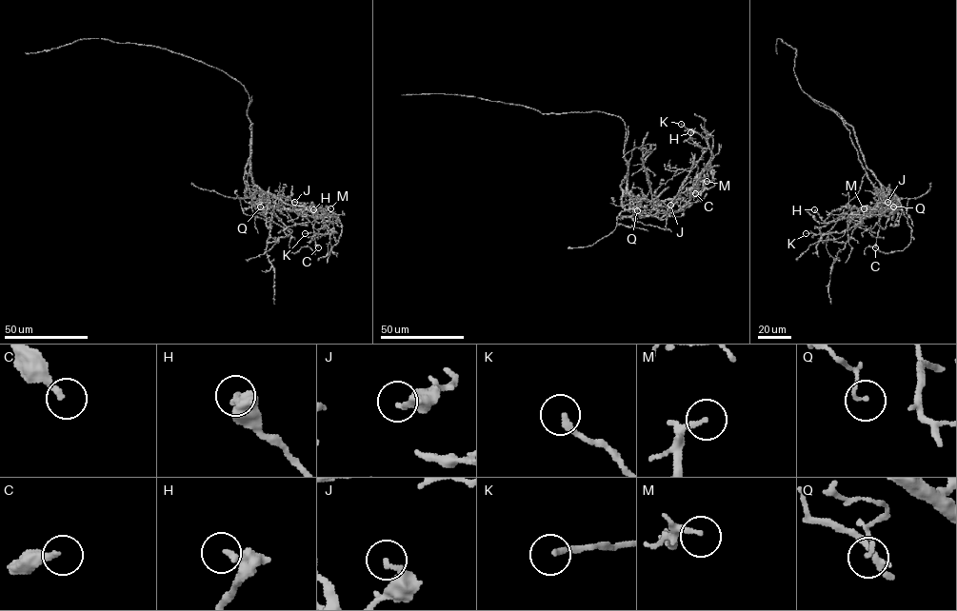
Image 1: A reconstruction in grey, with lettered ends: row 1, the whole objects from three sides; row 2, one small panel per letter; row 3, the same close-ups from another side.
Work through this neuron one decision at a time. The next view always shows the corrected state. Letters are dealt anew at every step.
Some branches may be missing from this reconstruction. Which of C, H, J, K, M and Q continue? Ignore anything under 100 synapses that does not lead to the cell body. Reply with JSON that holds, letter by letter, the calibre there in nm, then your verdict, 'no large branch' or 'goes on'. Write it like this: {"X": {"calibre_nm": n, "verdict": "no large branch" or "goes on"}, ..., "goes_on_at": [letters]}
{"C": {"calibre_nm": 220, "verdict": "no large branch"}, "H": {"calibre_nm": 240, "verdict": "no large branch"}, "J": {"calibre_nm": 220, "verdict": "no large branch"}, "K": {"calibre_nm": 220, "verdict": "no large branch"}, "M": {"calibre_nm": 180, "verdict": "no large branch"}, "Q": {"calibre_nm": 130, "verdict": "no large branch"}, "goes_on_at": []}

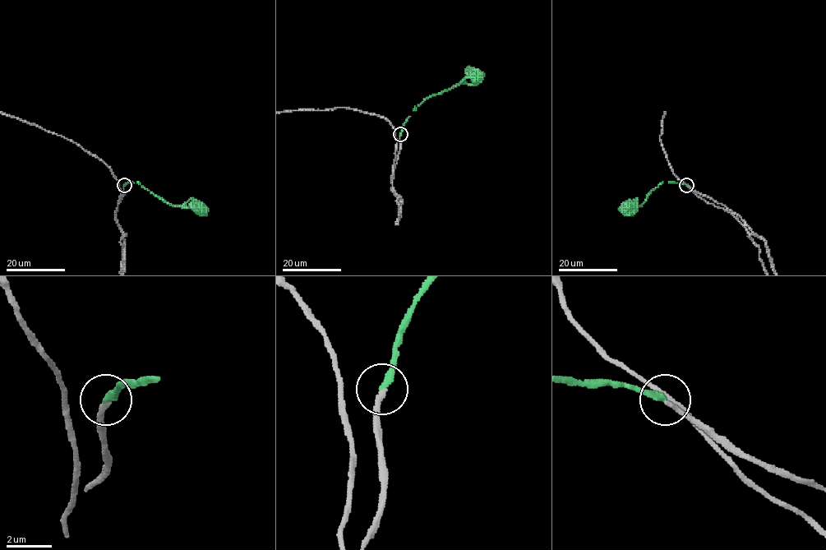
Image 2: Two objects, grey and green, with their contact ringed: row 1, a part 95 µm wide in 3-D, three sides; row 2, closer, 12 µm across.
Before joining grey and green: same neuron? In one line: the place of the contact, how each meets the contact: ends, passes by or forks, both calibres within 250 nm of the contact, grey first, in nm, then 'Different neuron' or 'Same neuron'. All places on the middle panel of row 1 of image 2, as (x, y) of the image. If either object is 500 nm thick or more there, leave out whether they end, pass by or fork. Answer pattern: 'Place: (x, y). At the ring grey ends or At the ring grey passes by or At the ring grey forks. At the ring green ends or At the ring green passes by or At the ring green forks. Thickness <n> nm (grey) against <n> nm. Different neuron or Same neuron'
Place: (400, 134). At the ring grey ends. At the ring green ends. Thickness 200 nm (grey) against 260 nm. Same neuron

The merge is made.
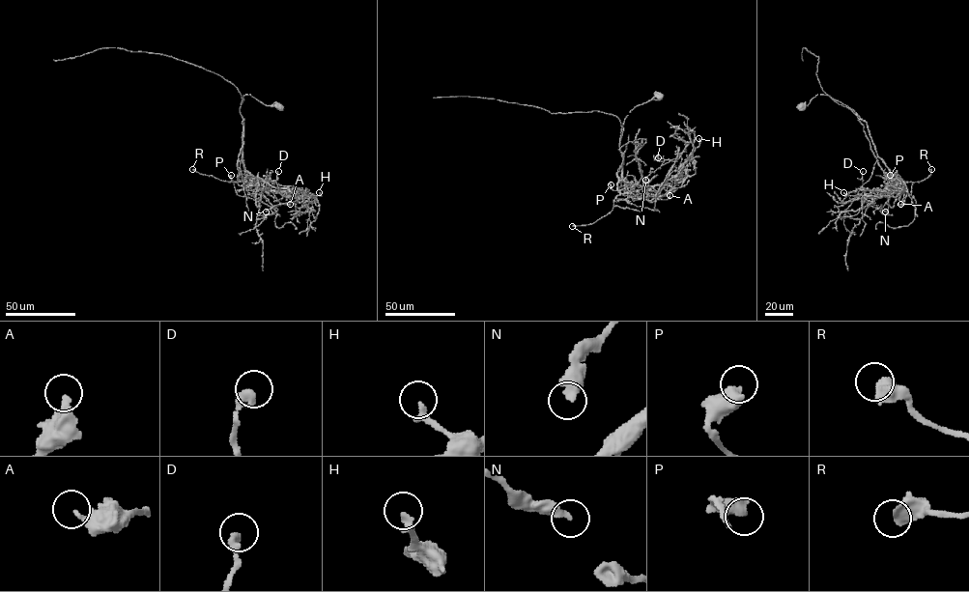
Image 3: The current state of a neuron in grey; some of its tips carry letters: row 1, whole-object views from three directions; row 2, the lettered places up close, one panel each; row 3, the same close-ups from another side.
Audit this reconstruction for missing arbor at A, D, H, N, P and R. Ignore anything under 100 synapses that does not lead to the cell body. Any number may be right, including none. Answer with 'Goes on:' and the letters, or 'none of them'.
Goes on: none of them

